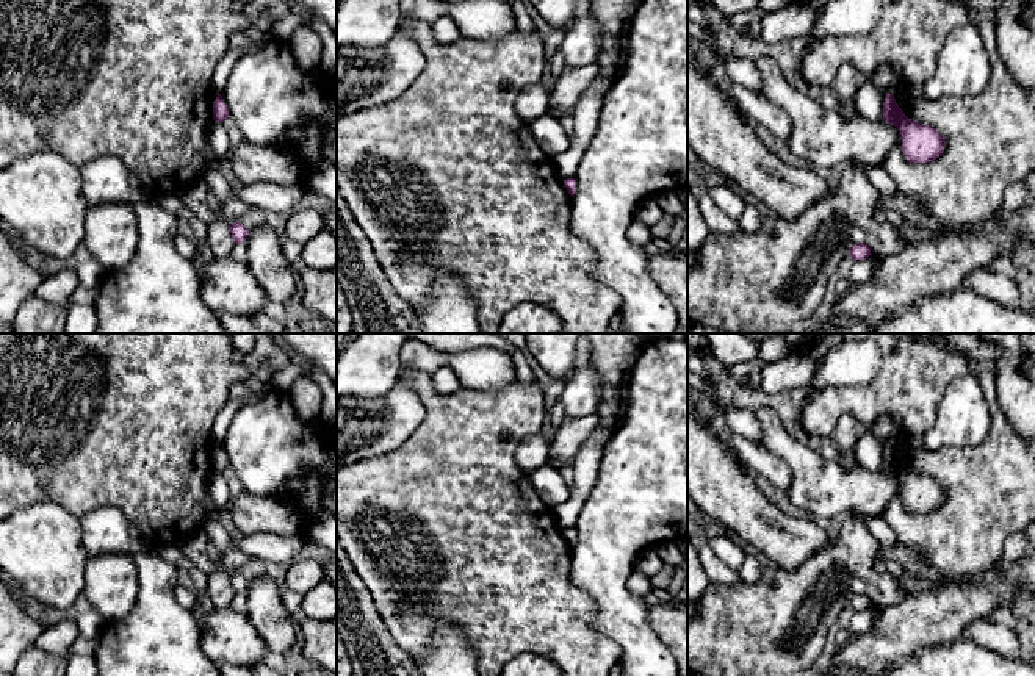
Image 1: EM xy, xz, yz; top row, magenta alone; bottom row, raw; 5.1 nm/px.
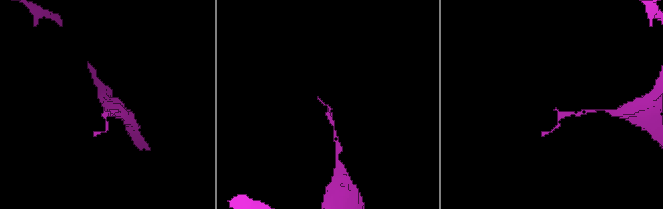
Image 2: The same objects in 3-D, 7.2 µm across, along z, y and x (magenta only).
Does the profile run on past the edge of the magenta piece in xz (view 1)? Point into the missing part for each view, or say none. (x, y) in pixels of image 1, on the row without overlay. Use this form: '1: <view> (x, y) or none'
1: none

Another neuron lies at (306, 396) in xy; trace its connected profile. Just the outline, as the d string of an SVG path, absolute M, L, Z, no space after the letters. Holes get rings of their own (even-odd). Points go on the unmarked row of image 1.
M299 377L290 388L288 397L293 404L296 415L304 422L319 419L323 405L323 393L312 377Z

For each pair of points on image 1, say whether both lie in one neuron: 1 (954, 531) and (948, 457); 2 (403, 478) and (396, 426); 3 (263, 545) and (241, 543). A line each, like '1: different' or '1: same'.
1: same
2: different
3: same

